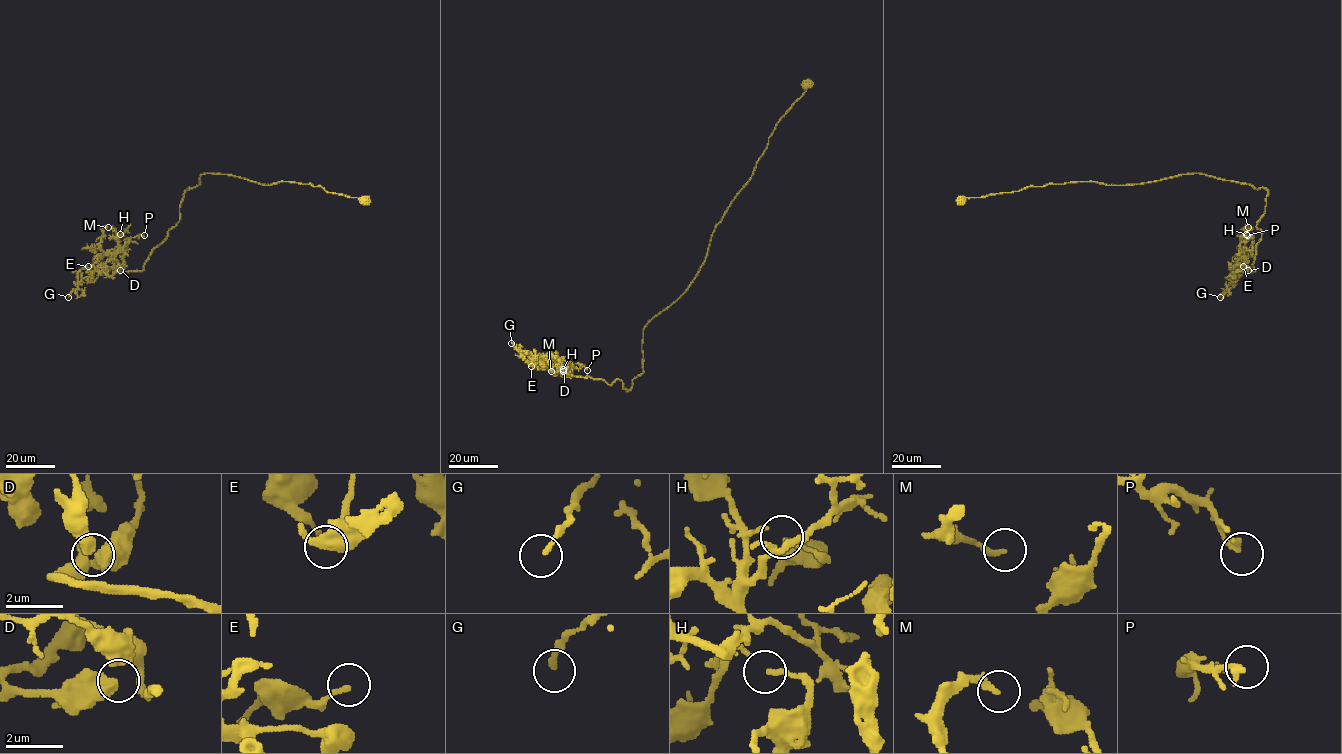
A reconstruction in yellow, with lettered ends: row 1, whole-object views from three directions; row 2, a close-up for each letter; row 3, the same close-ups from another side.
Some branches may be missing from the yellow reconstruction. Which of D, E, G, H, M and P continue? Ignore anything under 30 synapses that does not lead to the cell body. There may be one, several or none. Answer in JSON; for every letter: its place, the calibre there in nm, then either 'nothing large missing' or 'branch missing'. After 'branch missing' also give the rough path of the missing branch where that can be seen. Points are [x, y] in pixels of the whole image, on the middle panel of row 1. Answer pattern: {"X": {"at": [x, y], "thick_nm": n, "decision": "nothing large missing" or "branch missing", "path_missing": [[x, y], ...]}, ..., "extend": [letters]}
{"D": {"at": [563, 371], "thick_nm": 320, "decision": "nothing large missing"}, "E": {"at": [531, 366], "thick_nm": 160, "decision": "nothing large missing"}, "G": {"at": [511, 343], "thick_nm": 180, "decision": "nothing large missing"}, "H": {"at": [563, 369], "thick_nm": 110, "decision": "nothing large missing"}, "M": {"at": [551, 371], "thick_nm": 220, "decision": "nothing large missing"}, "P": {"at": [587, 370], "thick_nm": 200, "decision": "nothing large missing"}, "extend": []}

